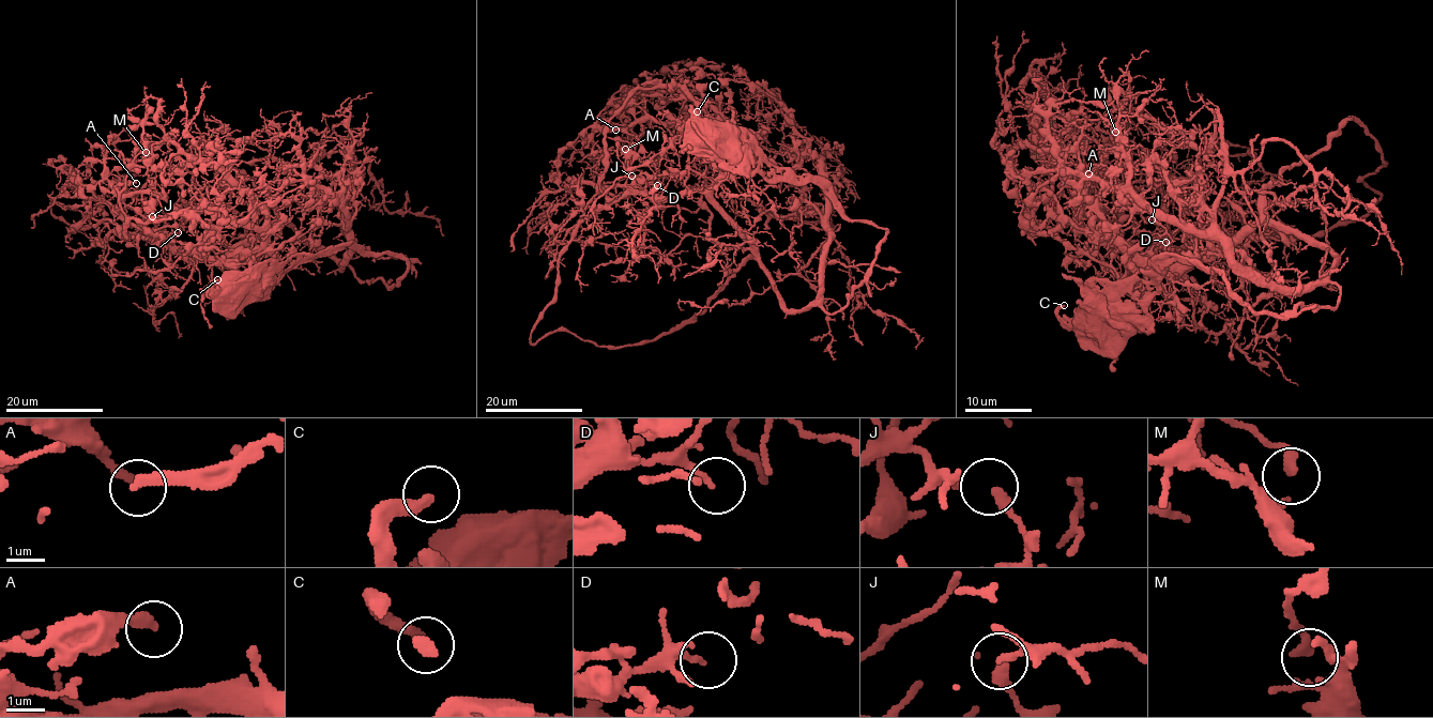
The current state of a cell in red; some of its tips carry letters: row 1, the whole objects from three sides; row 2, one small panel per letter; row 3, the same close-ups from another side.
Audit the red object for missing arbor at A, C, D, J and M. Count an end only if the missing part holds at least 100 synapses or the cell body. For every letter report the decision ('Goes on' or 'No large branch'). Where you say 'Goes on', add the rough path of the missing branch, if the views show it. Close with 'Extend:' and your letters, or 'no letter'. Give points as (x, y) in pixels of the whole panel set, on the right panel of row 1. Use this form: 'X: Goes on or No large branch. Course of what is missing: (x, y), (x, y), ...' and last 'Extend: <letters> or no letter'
A: No large branch
C: No large branch
D: No large branch
J: No large branch
M: No large branch
Extend: no letter

